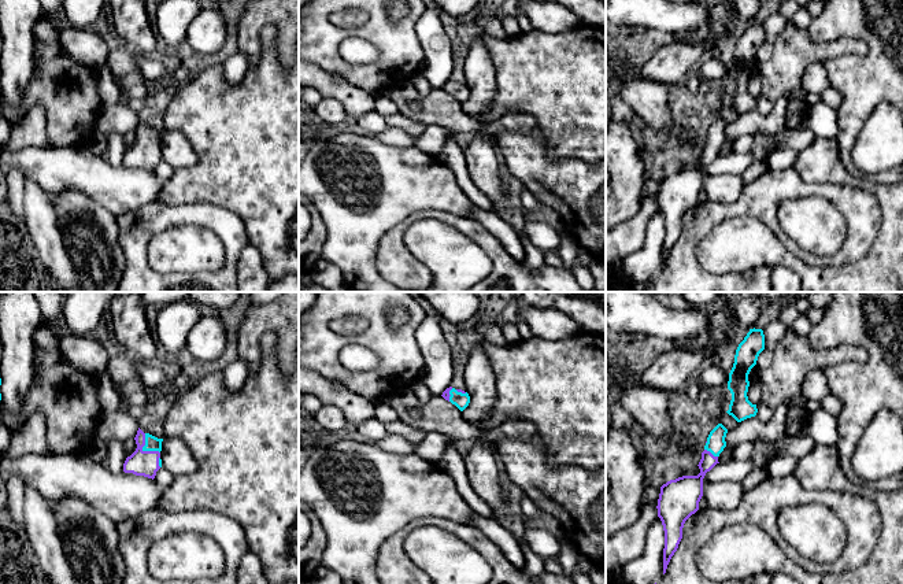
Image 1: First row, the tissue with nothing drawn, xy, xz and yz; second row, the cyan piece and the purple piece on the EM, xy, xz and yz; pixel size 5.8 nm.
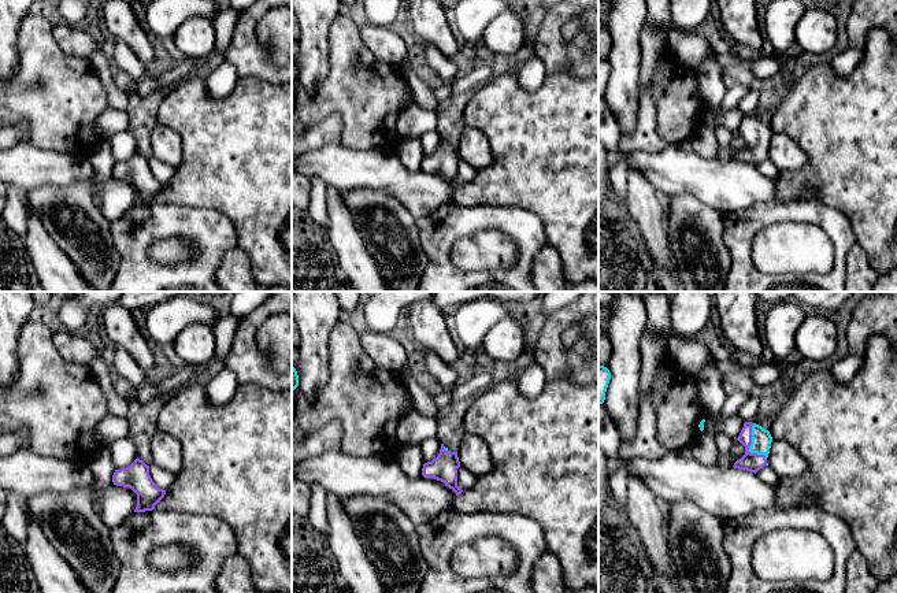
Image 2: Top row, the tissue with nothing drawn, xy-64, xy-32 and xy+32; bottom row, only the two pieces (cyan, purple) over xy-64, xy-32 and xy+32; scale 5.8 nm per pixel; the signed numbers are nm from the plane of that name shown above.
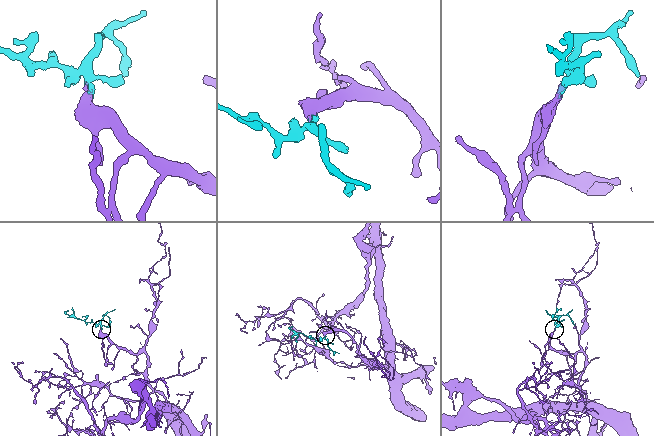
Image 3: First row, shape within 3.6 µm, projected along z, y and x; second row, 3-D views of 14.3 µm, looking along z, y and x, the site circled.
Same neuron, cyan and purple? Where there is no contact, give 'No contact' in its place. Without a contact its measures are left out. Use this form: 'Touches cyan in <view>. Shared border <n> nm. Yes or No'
Touches cyan in xy. Shared border 150 nm. Yes

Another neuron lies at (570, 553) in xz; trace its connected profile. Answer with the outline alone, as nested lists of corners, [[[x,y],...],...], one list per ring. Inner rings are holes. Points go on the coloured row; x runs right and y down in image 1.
[[[562,539],[562,563],[563,574],[571,577],[573,572],[578,568],[578,548],[573,539]]]

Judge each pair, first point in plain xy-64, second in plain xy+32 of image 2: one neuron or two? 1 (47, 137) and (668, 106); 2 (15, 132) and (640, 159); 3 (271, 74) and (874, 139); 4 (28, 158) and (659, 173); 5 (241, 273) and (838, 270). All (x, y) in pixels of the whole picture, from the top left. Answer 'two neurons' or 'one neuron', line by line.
1: one neuron
2: two neurons
3: two neurons
4: one neuron
5: two neurons

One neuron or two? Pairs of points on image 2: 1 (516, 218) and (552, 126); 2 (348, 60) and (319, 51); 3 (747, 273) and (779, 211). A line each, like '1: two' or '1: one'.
1: two
2: two
3: one

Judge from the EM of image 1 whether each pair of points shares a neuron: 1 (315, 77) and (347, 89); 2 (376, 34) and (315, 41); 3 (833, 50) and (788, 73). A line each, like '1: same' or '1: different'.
1: same
2: same
3: same

